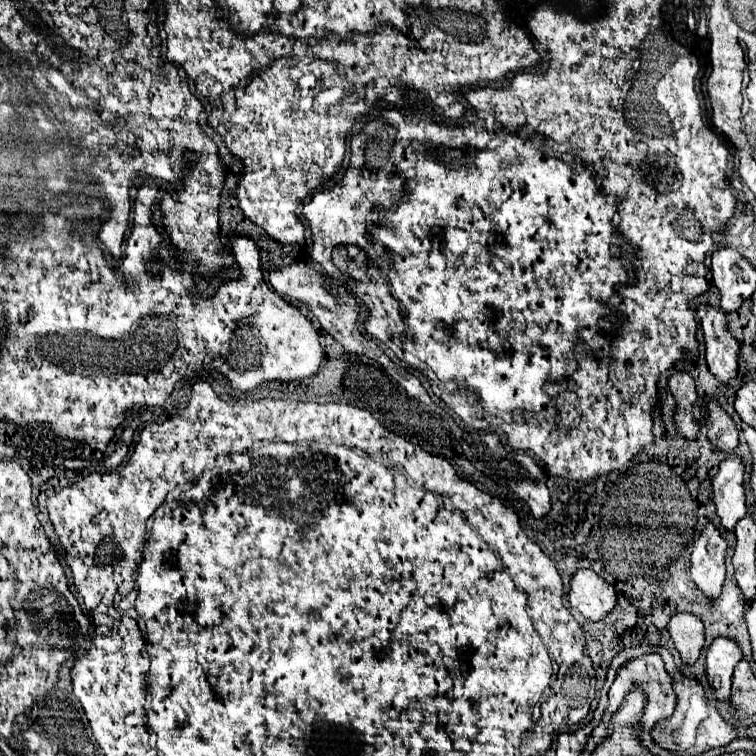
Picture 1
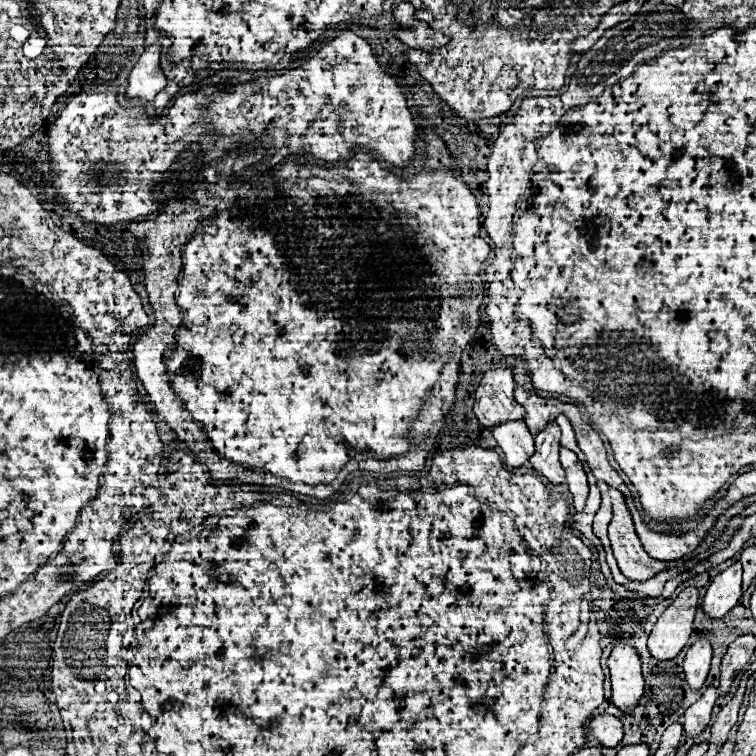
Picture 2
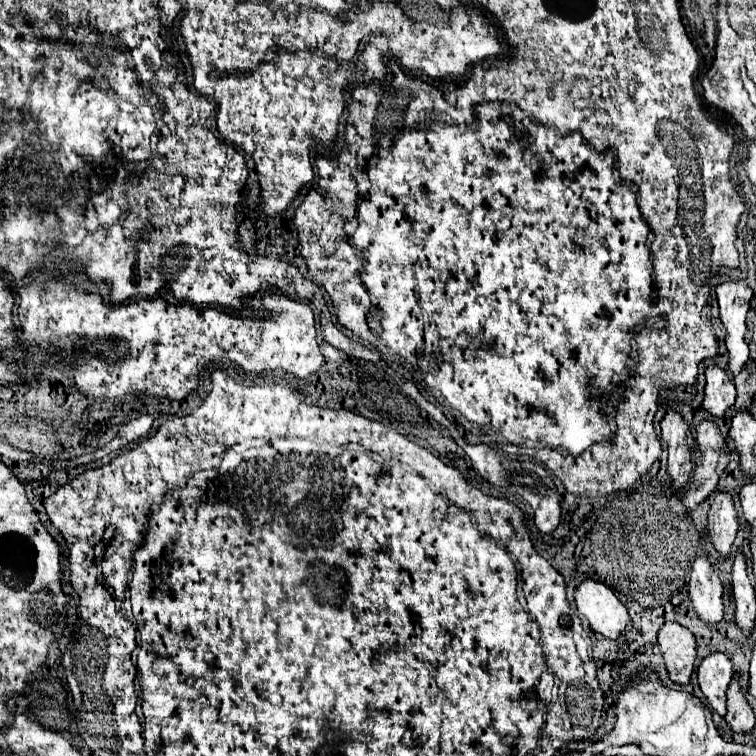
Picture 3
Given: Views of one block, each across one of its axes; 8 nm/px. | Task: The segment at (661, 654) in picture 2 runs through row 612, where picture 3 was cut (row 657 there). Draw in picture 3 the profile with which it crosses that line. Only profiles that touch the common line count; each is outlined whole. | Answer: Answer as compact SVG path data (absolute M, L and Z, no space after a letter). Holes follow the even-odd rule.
M664 622L658 630L658 648L662 652L668 678L674 684L688 684L696 660L694 634L686 626Z

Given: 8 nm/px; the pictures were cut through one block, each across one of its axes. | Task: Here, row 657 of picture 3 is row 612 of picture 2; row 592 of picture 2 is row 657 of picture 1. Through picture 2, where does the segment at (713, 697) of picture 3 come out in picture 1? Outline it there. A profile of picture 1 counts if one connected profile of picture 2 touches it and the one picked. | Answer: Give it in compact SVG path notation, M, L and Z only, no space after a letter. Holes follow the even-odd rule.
M716 638L706 650L706 678L716 700L730 698L734 666L742 660L742 650L734 640Z

